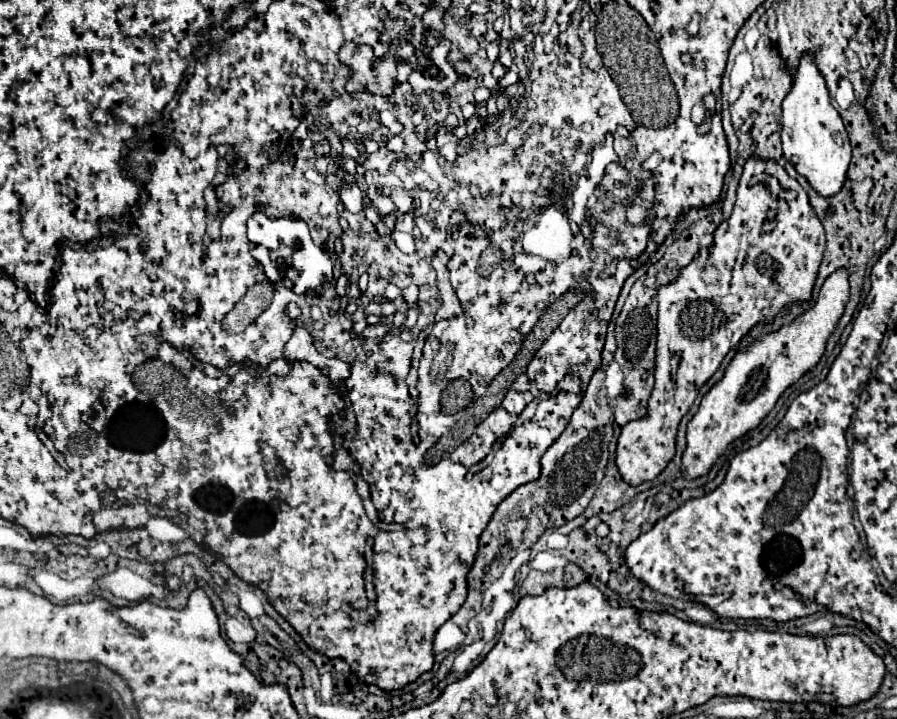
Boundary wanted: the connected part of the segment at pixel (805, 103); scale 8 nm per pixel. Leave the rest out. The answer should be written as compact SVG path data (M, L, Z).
M809 54L801 56L793 88L783 100L781 124L783 124L781 142L787 162L791 162L803 178L807 178L807 182L819 196L823 198L835 196L843 188L847 178L847 168L851 162L851 146L843 120L831 104L825 80Z

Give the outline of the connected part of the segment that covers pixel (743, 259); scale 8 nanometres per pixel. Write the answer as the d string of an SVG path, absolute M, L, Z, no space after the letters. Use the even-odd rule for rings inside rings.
M749 158L743 168L743 176L737 188L737 200L729 220L721 222L713 232L715 248L709 248L707 264L717 266L719 280L715 284L705 284L699 274L693 274L693 262L681 272L681 276L661 286L659 298L659 320L657 320L657 358L655 358L655 388L649 398L647 416L629 422L617 442L617 466L623 480L631 486L643 484L659 476L667 462L675 456L675 436L681 418L689 412L697 398L701 386L717 372L719 364L729 350L737 348L739 342L757 324L769 324L777 314L785 312L791 304L811 300L813 286L817 280L817 268L821 266L825 254L825 228L817 214L813 212L807 192L797 180L793 180L777 162ZM767 176L777 178L779 188L789 196L789 200L777 198L763 182Z

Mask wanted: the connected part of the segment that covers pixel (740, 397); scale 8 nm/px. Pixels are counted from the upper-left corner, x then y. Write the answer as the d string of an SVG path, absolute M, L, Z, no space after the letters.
M847 270L833 272L821 286L819 298L811 310L799 316L791 326L737 352L725 370L725 376L703 396L697 414L687 424L687 450L683 452L683 476L697 478L711 470L717 458L731 442L757 428L761 420L773 410L779 396L795 384L803 374L815 368L825 352L825 342L831 336L849 300Z

